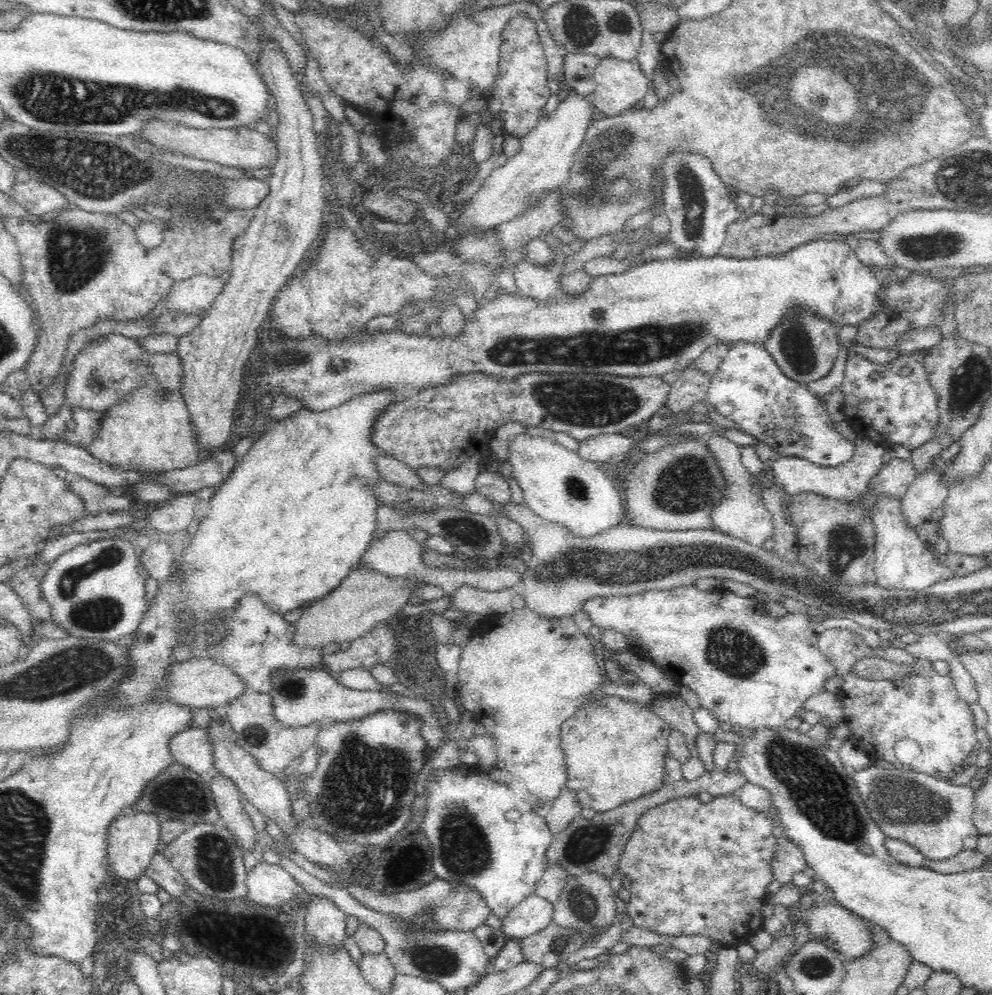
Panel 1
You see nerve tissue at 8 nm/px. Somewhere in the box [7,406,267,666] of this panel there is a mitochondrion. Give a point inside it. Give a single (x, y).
(101, 615)

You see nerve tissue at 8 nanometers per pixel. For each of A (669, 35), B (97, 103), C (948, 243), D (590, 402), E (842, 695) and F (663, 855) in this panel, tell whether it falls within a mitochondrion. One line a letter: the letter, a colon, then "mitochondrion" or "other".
A: other
B: mitochondrion
C: mitochondrion
D: mitochondrion
E: other
F: other

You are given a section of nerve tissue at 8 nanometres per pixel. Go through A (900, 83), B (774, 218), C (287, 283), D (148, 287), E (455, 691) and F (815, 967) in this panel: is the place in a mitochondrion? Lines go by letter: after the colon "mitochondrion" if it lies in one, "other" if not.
A: mitochondrion
B: other
C: other
D: other
E: other
F: mitochondrion

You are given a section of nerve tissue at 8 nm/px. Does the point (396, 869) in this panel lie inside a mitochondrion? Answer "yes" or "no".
no

